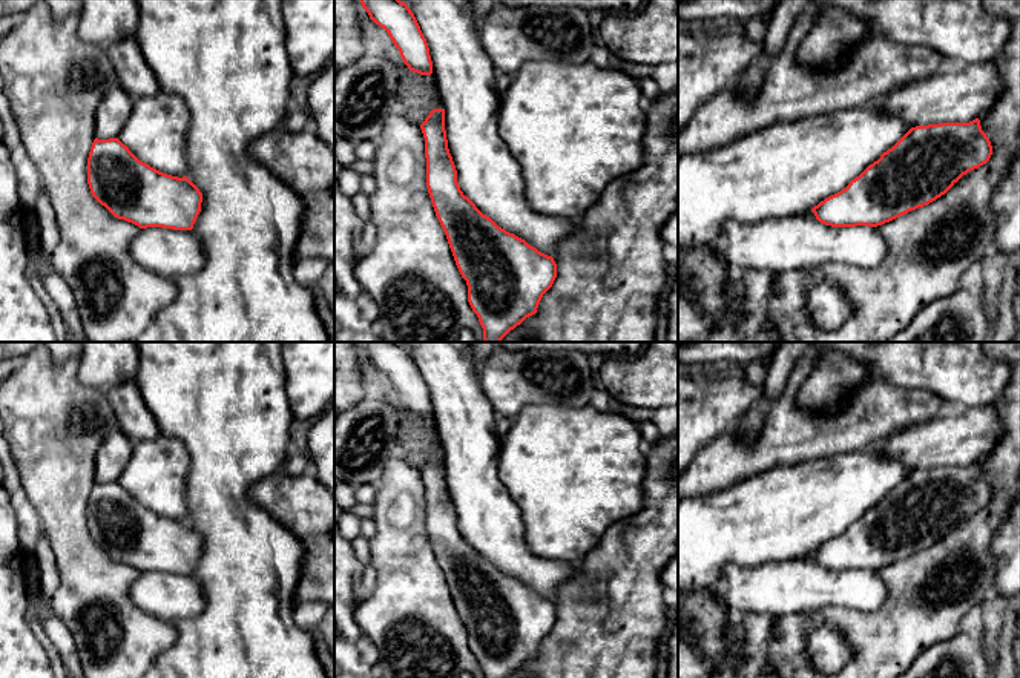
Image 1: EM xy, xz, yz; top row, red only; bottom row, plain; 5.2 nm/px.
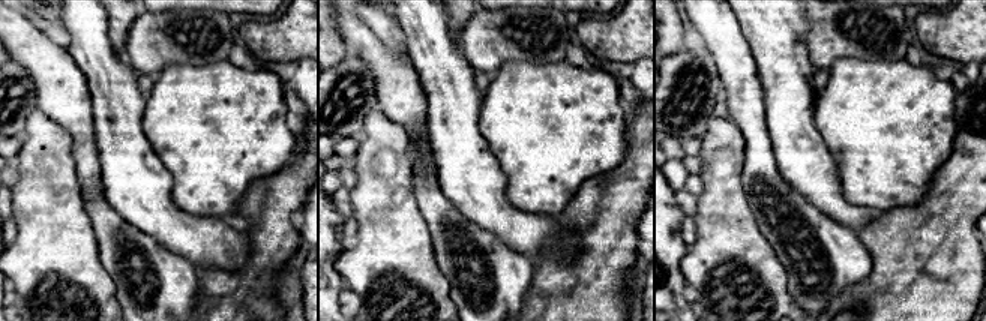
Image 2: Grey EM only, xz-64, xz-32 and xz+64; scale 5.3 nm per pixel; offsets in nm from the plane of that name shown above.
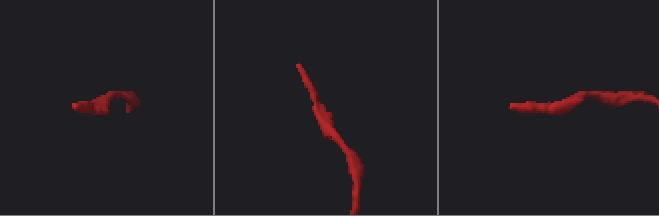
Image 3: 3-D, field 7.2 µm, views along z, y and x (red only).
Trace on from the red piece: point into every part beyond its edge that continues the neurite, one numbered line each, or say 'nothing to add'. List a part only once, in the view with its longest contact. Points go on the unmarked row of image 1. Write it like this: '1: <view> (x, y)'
1: xz (488, 517)

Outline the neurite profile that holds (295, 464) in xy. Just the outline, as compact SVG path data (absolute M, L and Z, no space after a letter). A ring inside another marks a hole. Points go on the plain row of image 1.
M290 453L281 469L287 474L299 476L305 472L308 462L308 456Z

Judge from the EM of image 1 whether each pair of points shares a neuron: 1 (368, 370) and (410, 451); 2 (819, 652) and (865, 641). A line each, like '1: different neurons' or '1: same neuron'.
1: same neuron
2: different neurons

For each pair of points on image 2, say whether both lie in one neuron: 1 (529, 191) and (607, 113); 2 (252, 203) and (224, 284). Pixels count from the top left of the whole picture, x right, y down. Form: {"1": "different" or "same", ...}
{"1": "same", "2": "same"}

